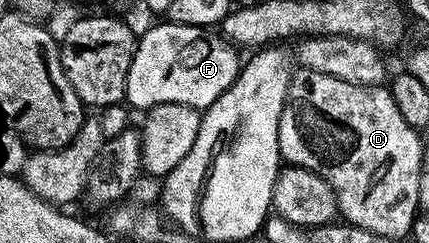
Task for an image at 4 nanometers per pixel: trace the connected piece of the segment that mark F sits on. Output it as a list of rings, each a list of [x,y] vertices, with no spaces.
[[[162,23],[147,29],[138,38],[135,54],[131,57],[131,66],[127,72],[126,104],[132,110],[148,111],[159,104],[185,104],[189,108],[205,111],[239,78],[241,60],[240,50],[226,37],[216,35],[197,25],[176,25]]]

